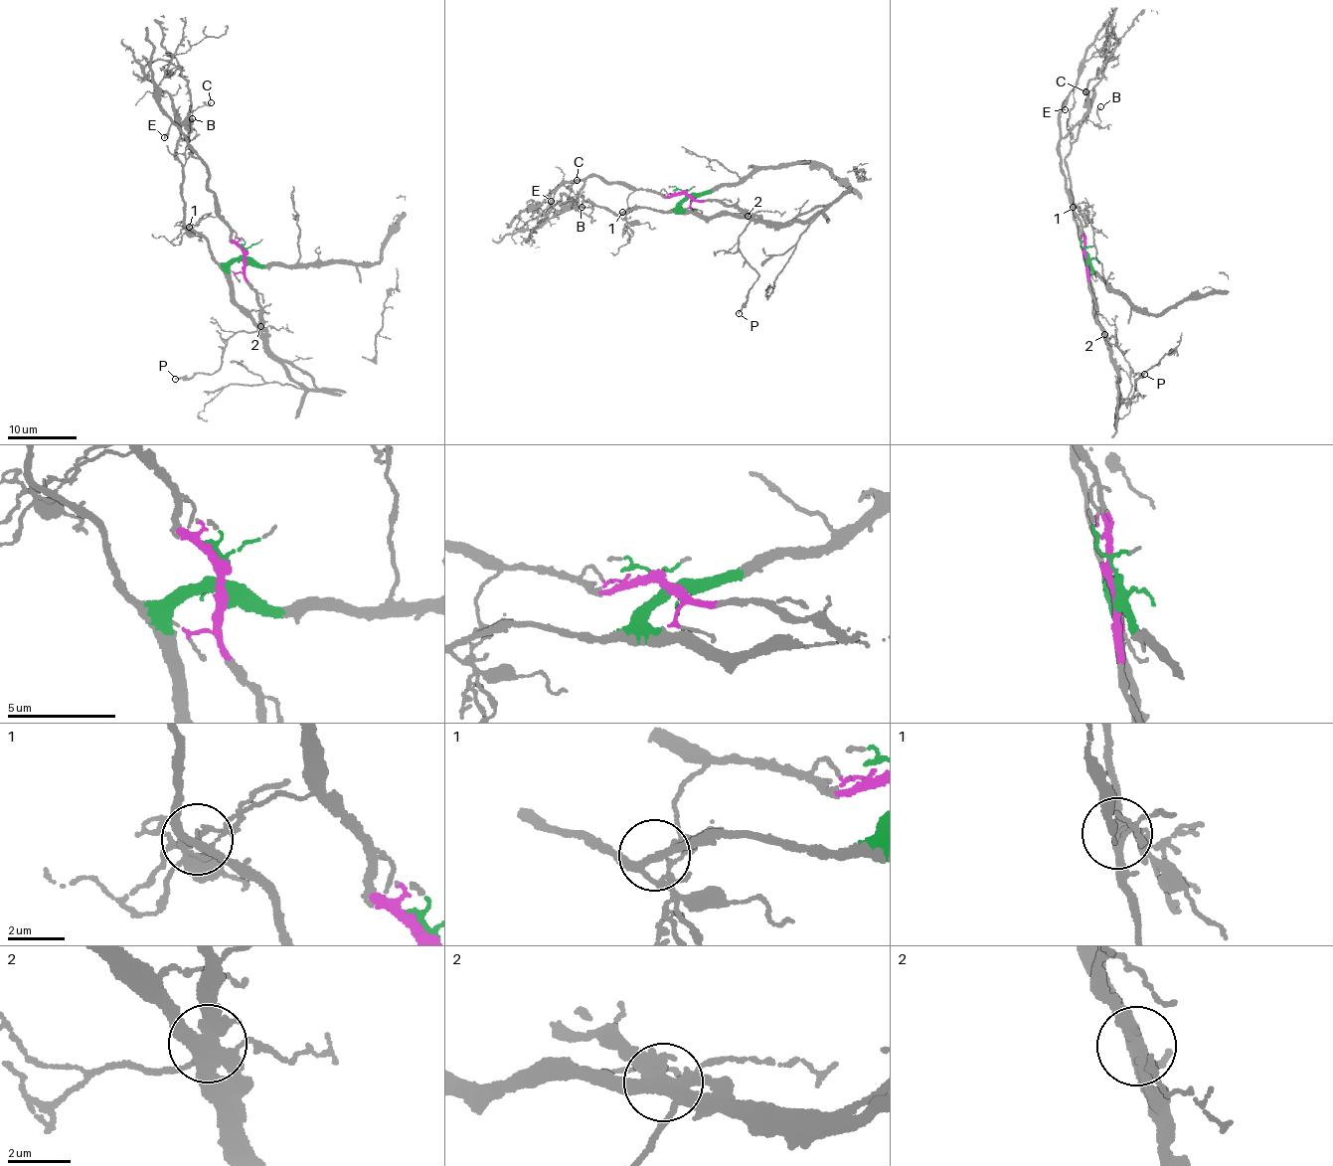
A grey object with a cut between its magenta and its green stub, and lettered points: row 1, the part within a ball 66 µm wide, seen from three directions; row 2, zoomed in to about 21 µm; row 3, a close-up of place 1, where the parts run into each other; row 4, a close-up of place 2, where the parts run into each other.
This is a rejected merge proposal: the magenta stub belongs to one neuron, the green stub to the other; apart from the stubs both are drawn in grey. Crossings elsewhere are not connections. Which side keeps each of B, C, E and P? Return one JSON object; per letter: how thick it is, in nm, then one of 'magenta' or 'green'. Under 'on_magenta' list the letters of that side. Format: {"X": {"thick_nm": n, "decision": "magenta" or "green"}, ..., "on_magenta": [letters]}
{"B": {"thick_nm": 130, "decision": "green"}, "C": {"thick_nm": 90, "decision": "magenta"}, "E": {"thick_nm": 160, "decision": "magenta"}, "P": {"thick_nm": 150, "decision": "magenta"}, "on_magenta": ["C", "E", "P"]}

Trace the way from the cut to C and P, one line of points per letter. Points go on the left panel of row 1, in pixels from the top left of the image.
C: (246, 258), (209, 187), (207, 165), (193, 155), (188, 143), (190, 113), (211, 101)
P: (246, 258), (245, 281), (259, 301), (260, 326), (253, 332), (240, 331), (229, 338), (220, 369), (175, 379)

